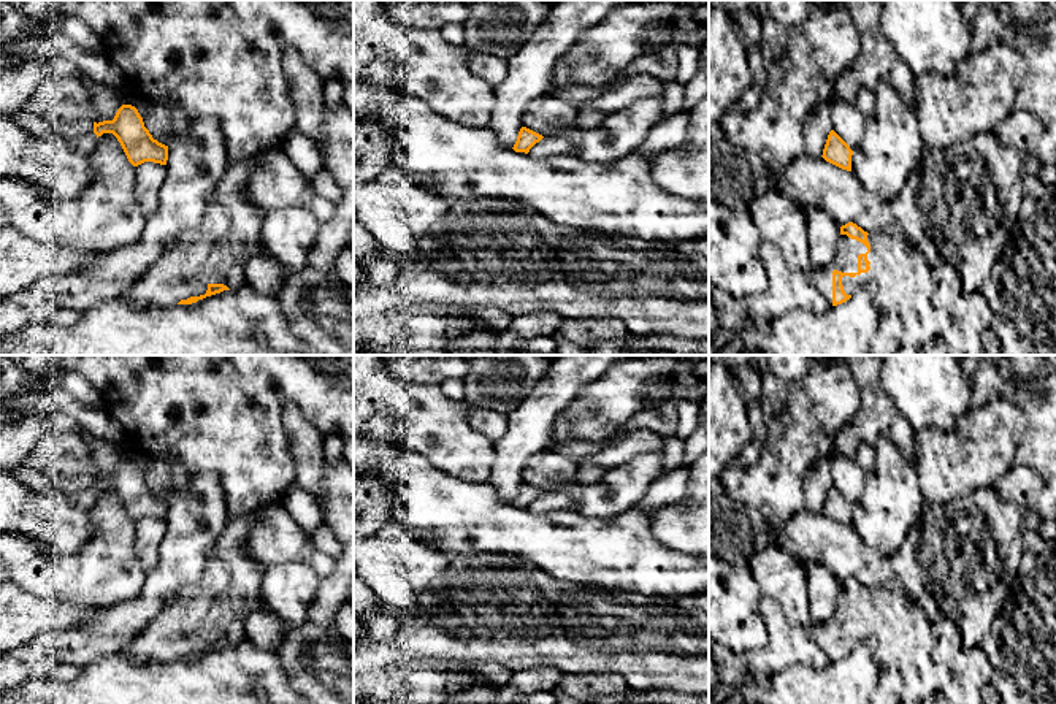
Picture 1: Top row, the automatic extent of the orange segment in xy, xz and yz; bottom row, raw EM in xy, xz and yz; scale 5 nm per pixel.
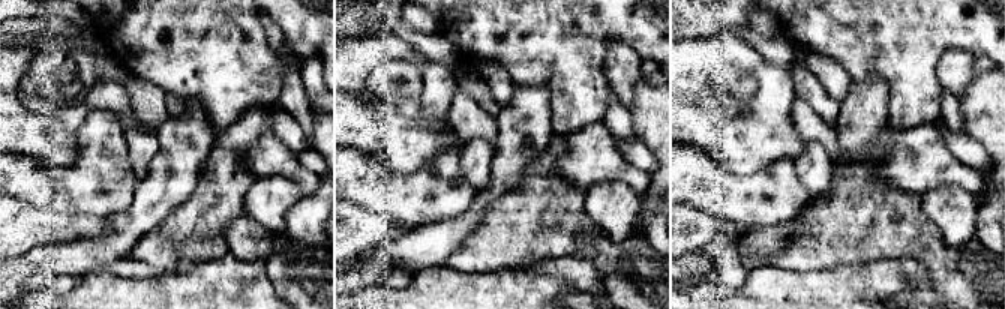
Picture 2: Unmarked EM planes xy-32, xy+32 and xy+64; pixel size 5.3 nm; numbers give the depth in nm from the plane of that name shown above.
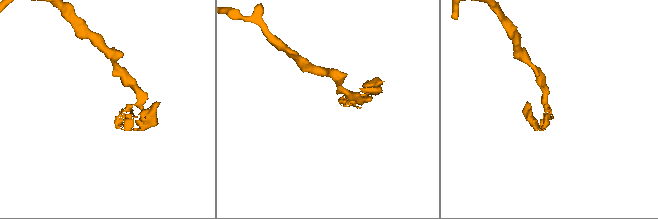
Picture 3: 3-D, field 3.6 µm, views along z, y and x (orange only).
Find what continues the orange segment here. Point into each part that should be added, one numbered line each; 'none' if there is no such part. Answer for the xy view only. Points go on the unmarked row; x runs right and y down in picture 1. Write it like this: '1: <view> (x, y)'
1: xy (214, 608)

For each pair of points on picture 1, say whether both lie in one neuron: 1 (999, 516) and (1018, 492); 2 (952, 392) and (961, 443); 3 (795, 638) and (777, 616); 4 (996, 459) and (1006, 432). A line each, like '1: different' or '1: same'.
1: different
2: different
3: same
4: same

